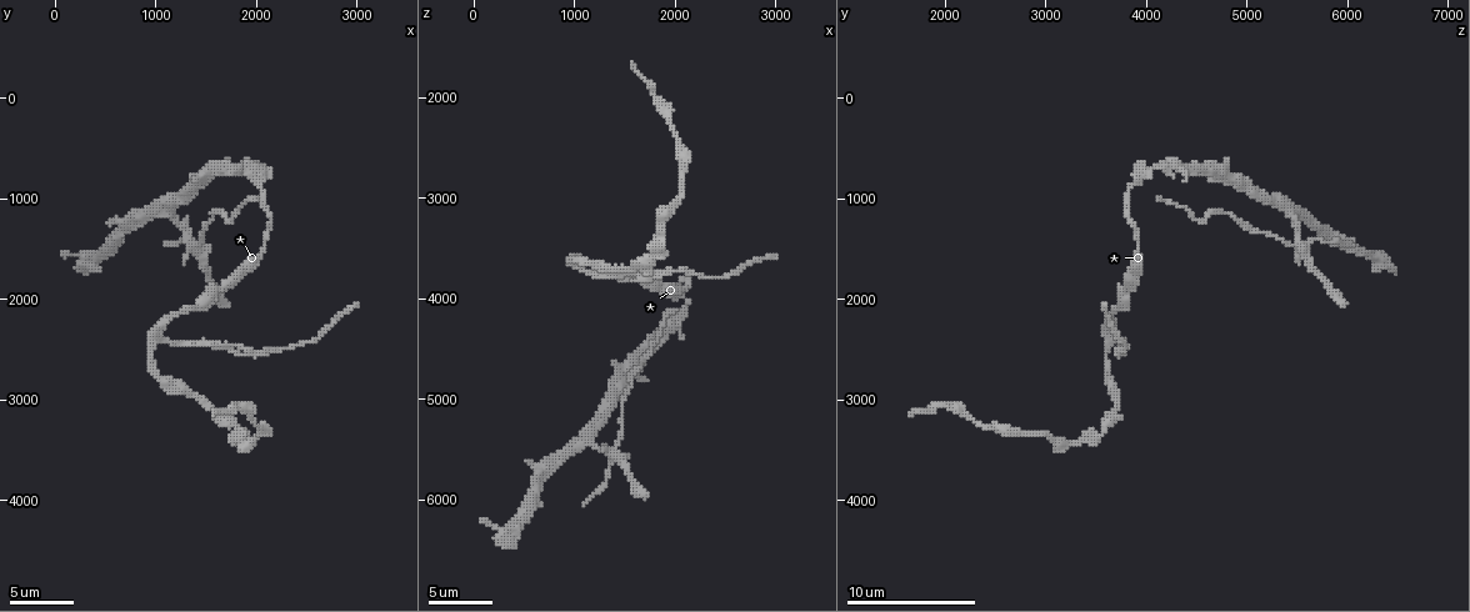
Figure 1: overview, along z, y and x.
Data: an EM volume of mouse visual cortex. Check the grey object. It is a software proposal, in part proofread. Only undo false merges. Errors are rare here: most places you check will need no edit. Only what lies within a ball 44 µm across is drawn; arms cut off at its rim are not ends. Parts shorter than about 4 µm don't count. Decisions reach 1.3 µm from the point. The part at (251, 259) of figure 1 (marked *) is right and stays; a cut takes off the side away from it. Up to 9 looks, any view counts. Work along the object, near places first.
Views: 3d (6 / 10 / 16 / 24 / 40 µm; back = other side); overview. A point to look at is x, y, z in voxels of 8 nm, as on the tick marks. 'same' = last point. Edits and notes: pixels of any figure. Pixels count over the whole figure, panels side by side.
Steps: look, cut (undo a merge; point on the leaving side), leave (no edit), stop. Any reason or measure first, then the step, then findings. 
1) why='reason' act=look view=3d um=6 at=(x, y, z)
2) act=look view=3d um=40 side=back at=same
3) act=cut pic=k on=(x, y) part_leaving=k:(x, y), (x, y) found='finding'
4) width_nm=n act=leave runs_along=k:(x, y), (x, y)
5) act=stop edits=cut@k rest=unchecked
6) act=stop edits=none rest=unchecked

why='four or more arms meet' act=look view=3d um=6 at=(1420, 1480, 5500)

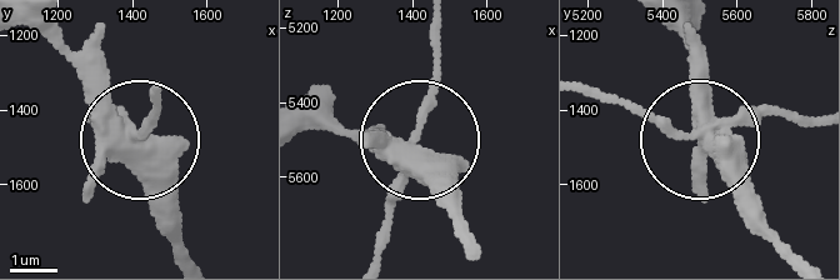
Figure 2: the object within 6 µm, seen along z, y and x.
arms=5 act=leave runs_along=2:(56, 26), (131, 134), (144, 193), (184, 249) found='all the same cell'

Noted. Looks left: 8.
why='thick turns thin' act=look view=3d um=6 at=(1560, 1160, 4760)

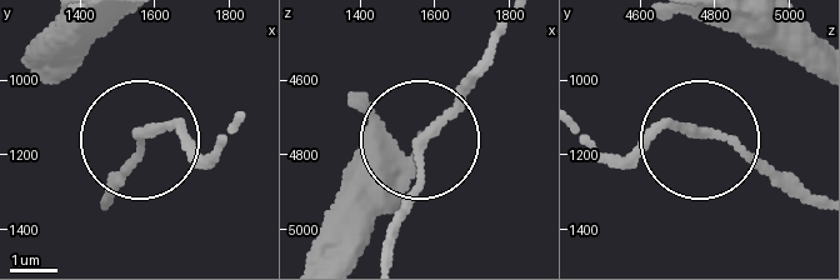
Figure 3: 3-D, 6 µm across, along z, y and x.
act=look view=3d um=6 side=back at=(1580, 1140, 4750)

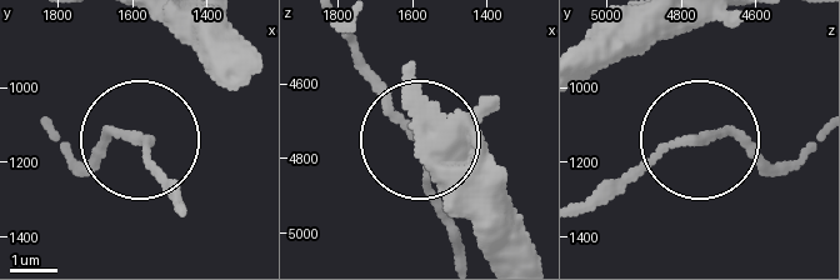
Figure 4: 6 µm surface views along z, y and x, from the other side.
act=leave runs_along=4:(590, 209), (686, 141), (734, 141), (778, 165) found='continuous, no second cell'

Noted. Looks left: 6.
act=look view=3d um=16 at=(1600, 3140, 3680)

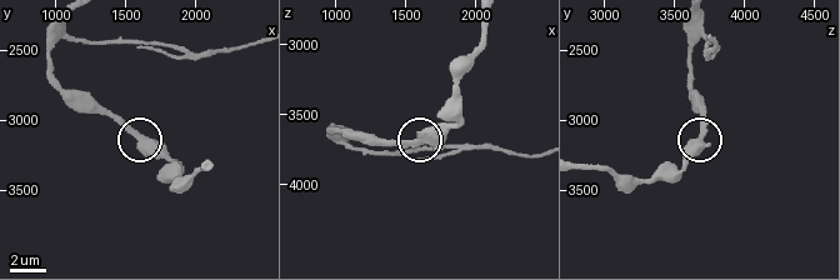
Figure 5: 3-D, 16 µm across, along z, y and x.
width_nm=370 act=leave found='all the same cell'

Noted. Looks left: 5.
act=look view=3d um=6 at=(1060, 2400, 3700)

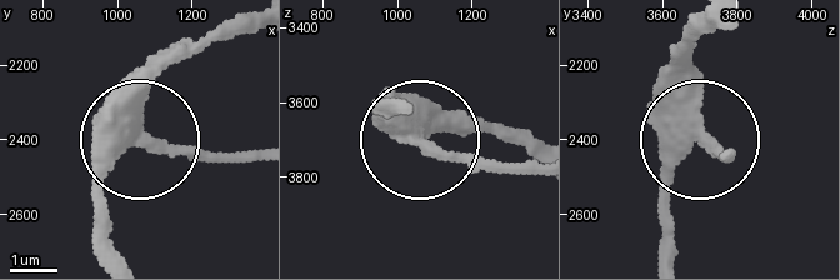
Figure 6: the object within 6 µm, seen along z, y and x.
act=cut pic=6 on=(201, 158) part_leaving=6:(143, 136), (258, 160) found='two cells meet here'

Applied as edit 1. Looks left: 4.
act=stop edits=cut@6 rest=unchecked

